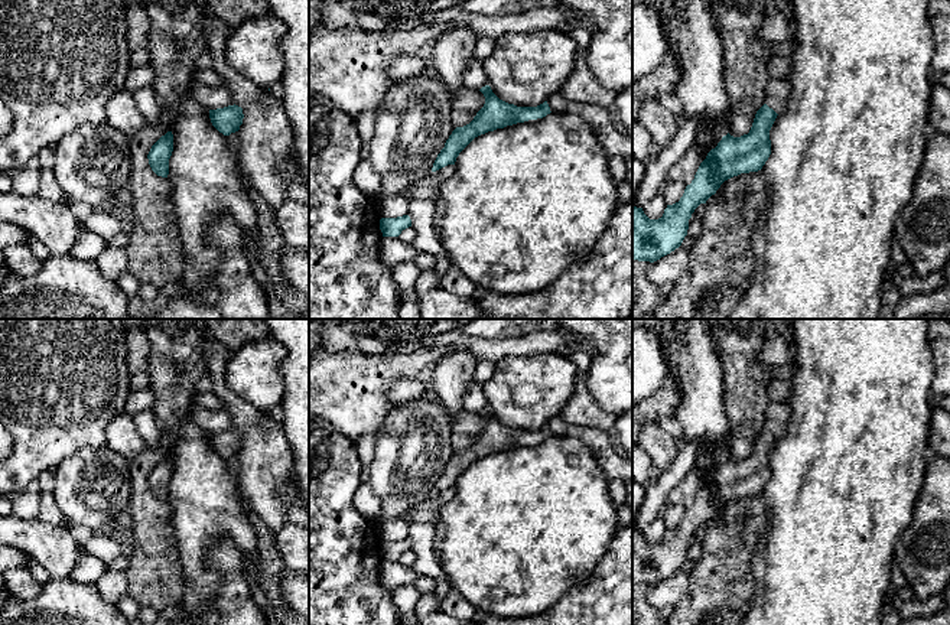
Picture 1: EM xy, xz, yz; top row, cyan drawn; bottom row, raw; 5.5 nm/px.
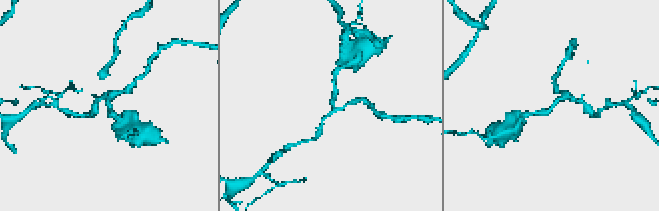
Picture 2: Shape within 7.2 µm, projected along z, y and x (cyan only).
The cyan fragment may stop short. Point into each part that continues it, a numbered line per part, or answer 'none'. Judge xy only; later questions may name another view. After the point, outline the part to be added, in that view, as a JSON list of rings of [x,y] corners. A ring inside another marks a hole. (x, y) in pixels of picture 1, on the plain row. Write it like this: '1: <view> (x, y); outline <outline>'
none

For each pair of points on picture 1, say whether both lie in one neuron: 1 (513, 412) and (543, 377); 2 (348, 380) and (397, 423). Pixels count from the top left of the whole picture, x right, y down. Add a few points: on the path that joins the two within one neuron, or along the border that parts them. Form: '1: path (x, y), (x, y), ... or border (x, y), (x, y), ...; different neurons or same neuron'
1: path (507, 397), (507, 389), (519, 377), (529, 377); same neuron
2: border (399, 404), (387, 416), (384, 426), (376, 435); different neurons

